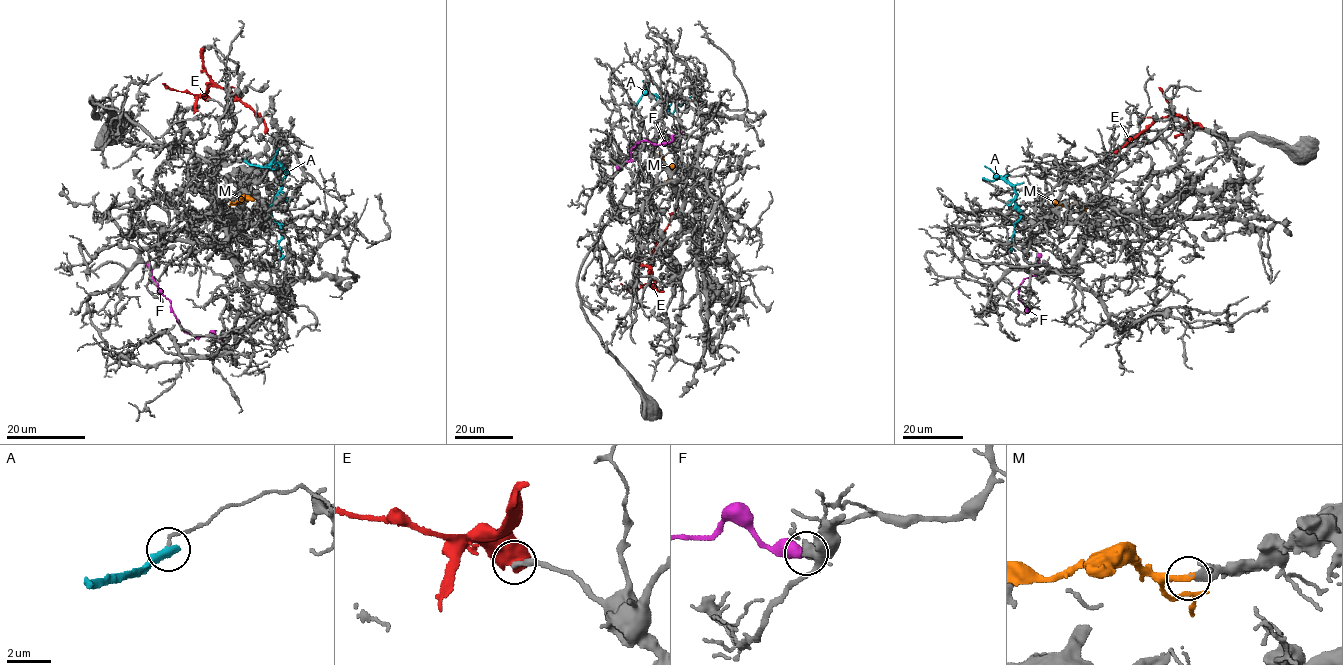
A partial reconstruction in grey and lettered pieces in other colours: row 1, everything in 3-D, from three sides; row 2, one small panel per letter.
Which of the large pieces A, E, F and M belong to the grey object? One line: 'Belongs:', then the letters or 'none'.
Belongs: M

